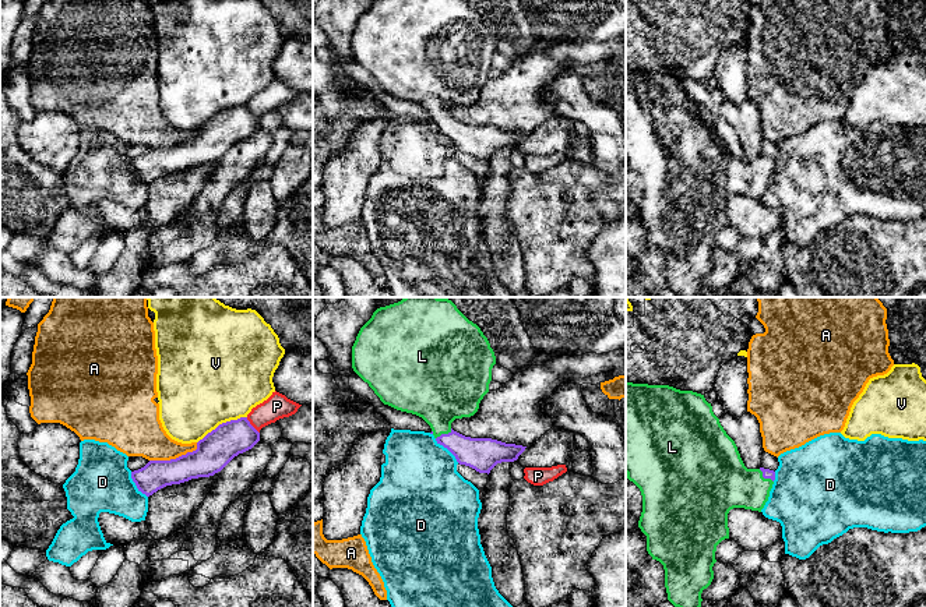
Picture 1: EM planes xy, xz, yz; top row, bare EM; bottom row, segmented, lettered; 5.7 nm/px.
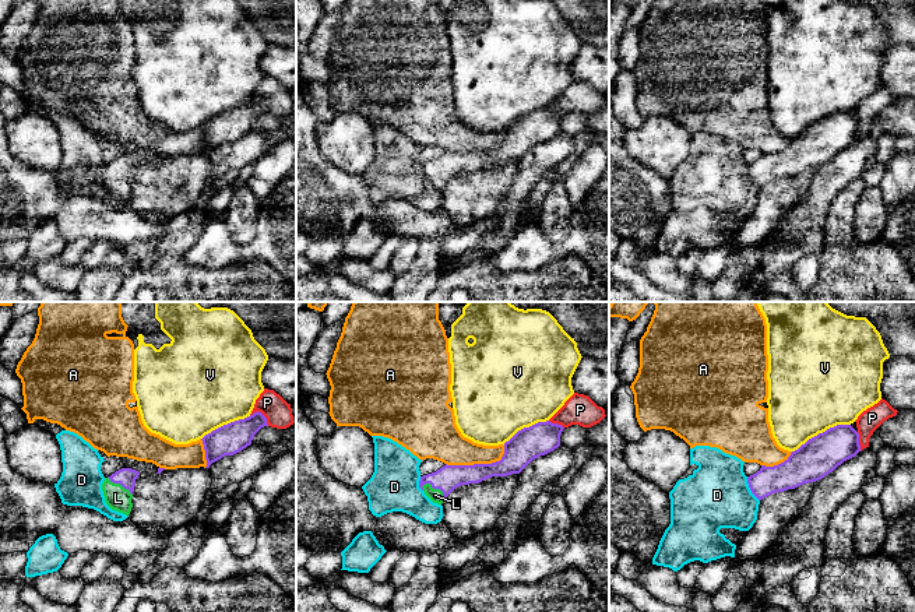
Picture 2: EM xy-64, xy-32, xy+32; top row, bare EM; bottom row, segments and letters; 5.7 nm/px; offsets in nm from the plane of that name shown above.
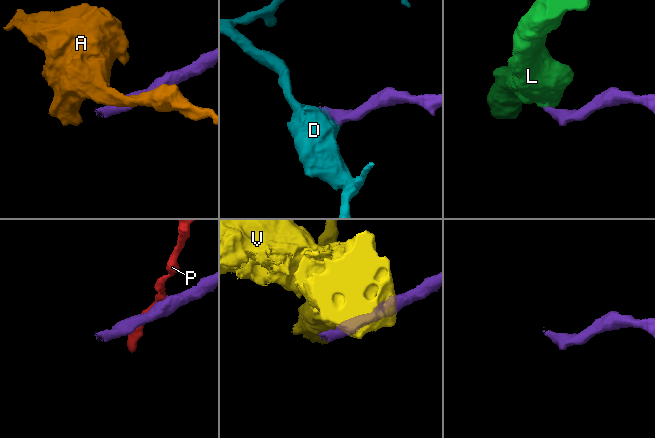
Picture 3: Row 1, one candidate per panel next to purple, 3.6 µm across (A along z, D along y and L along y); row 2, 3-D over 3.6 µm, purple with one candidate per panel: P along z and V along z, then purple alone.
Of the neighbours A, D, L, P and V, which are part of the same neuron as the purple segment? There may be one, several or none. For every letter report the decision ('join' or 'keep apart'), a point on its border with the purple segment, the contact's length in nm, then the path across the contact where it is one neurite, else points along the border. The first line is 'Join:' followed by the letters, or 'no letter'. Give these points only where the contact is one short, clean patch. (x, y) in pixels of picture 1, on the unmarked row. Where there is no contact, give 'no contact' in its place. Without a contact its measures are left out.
Join: L
A: keep apart; meets purple in xy at (176, 145); contact 300 nm long
D: keep apart; meets purple in xz at (447, 136); contact 200 nm long; border along xz (435, 126), (458, 150)
L: join; meets purple in xz at (443, 122); contact 110 nm long; runs through xz (481, 141), (467, 138), (443, 122), (439, 105), (439, 78)
P: keep apart; meets purple in xy at (252, 113); contact 120 nm long
V: keep apart; meets purple in xy at (222, 110); contact 320 nm long

